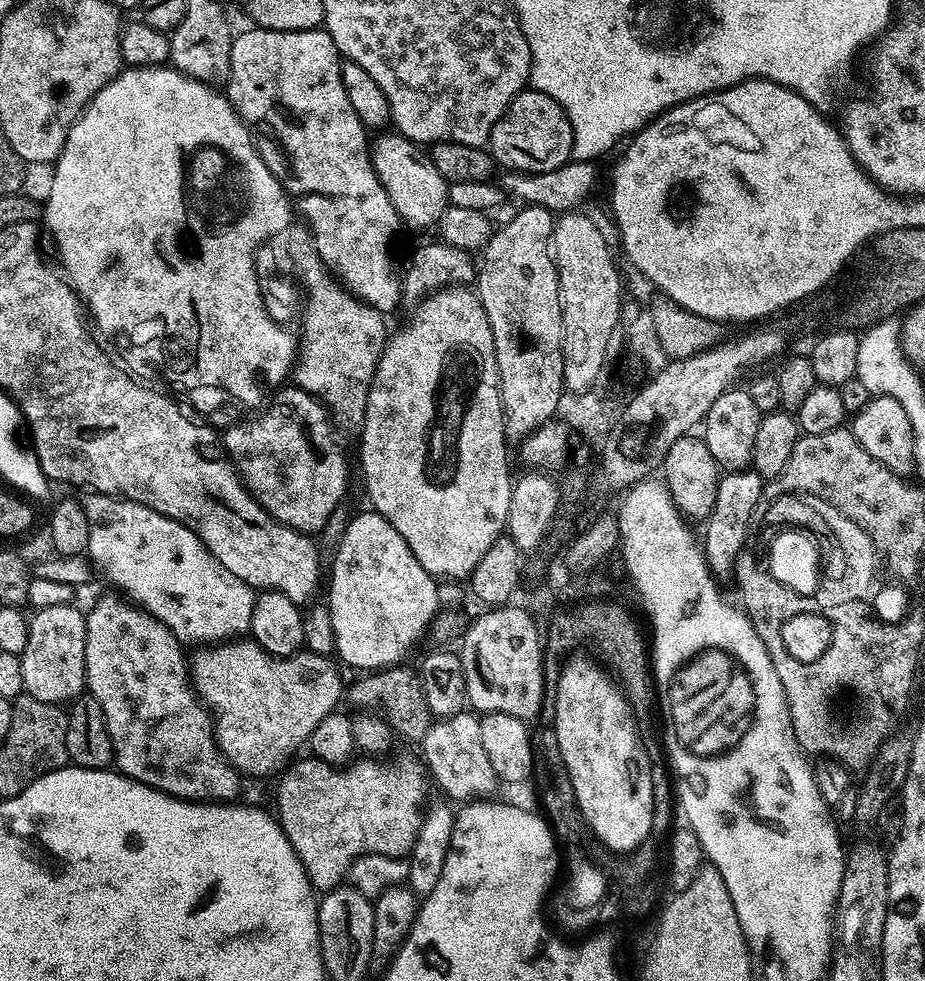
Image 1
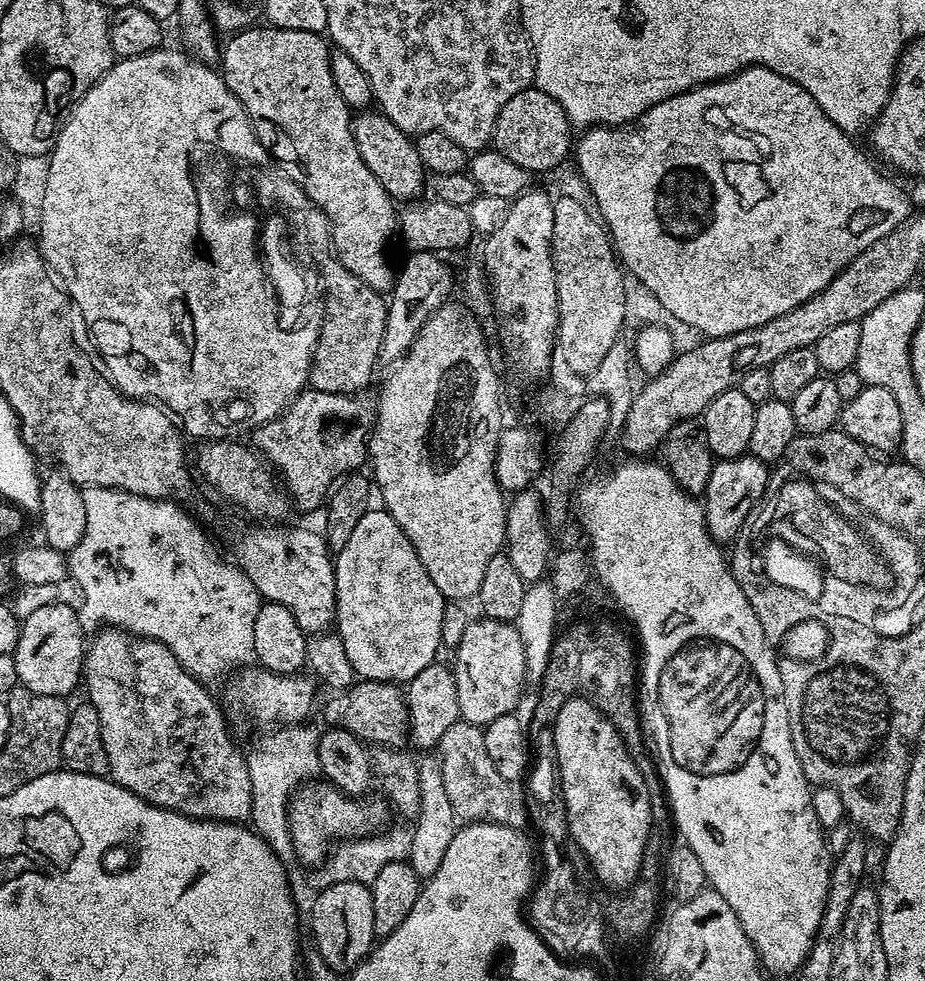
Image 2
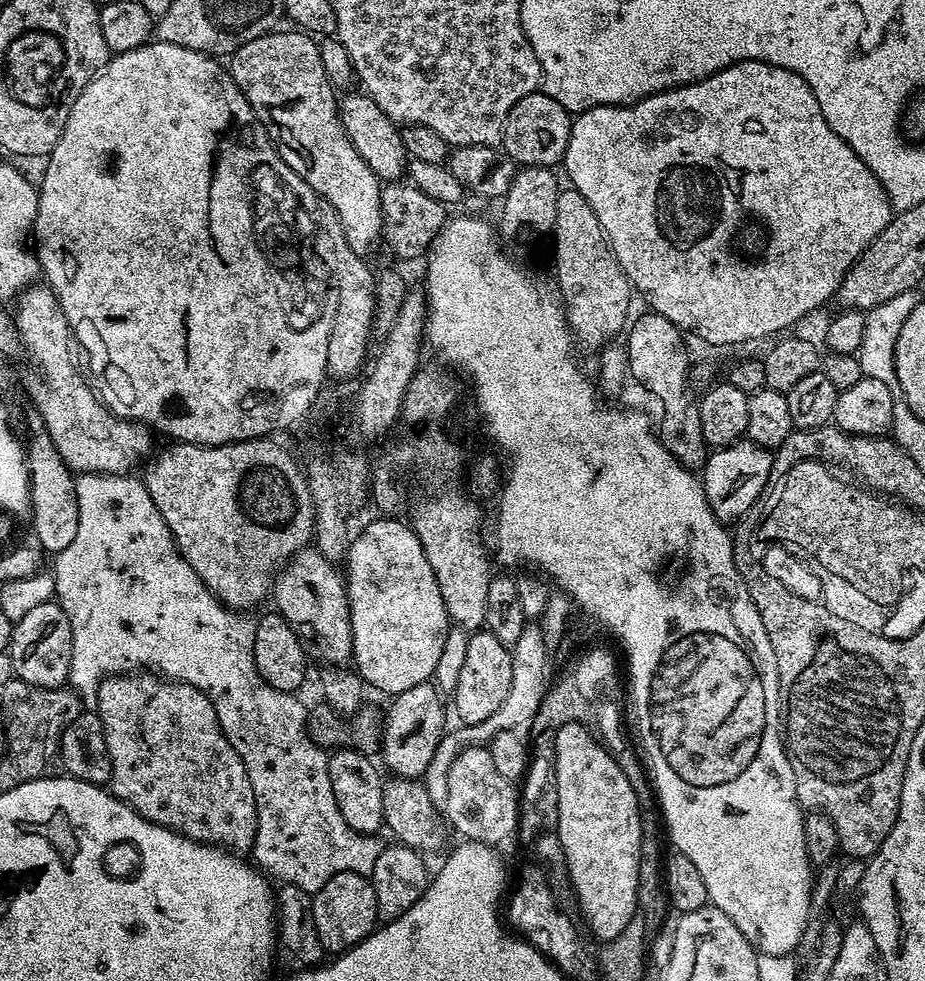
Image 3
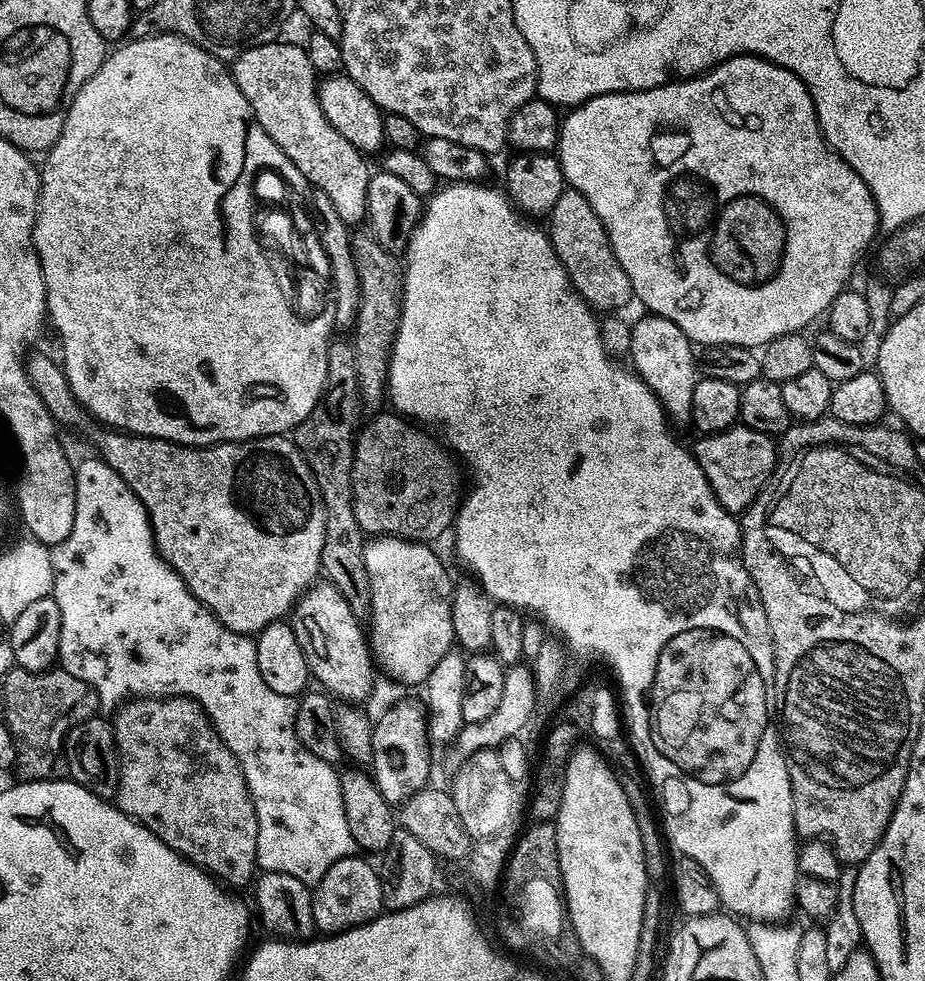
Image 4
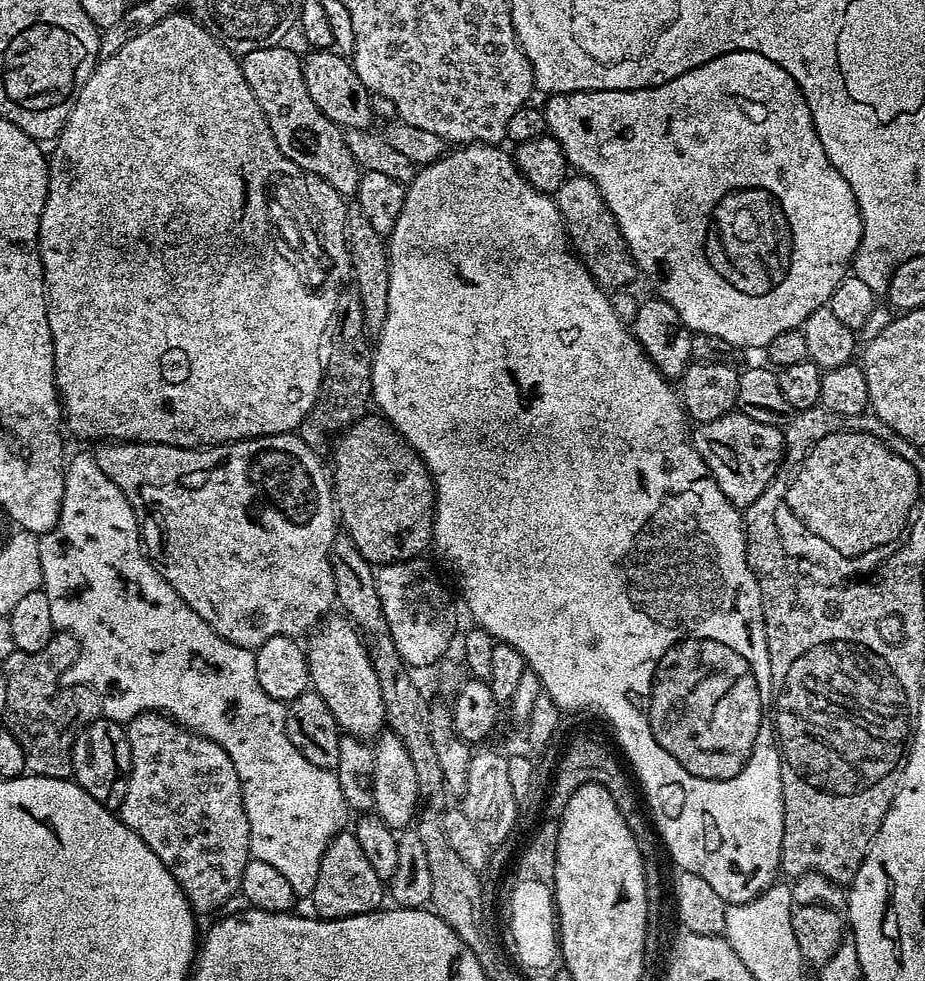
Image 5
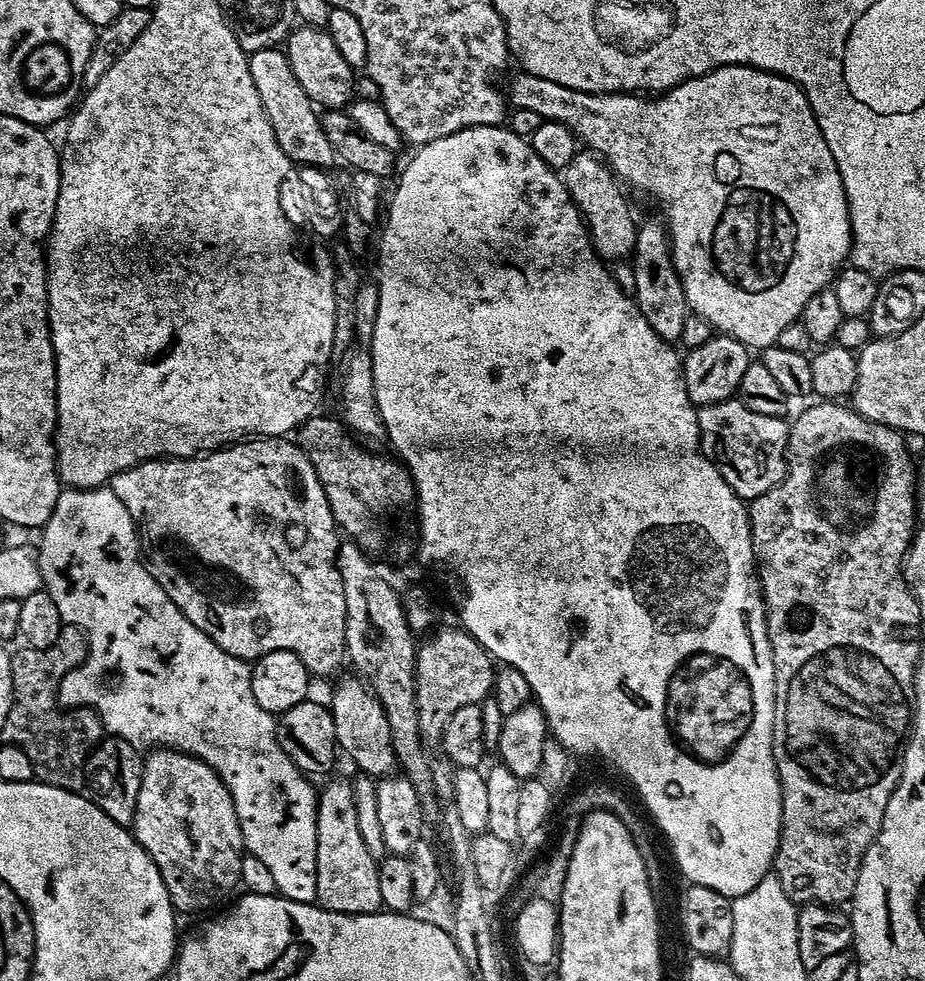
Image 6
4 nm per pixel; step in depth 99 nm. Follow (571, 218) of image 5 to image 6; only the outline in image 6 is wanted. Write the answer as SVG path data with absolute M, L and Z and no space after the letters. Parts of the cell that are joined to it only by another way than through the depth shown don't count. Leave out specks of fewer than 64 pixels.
M591 150L577 151L576 157L562 170L562 179L588 229L588 235L601 261L631 257L636 246L637 221L632 221L632 208L624 197L625 189L615 172Z

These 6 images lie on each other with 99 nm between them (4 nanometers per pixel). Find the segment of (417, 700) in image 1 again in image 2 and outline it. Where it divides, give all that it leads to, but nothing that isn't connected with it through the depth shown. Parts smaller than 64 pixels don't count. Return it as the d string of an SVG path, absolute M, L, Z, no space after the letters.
M360 680L353 682L344 691L337 691L324 708L327 723L333 728L341 728L363 740L365 745L400 746L408 735L408 701L395 683L387 680Z

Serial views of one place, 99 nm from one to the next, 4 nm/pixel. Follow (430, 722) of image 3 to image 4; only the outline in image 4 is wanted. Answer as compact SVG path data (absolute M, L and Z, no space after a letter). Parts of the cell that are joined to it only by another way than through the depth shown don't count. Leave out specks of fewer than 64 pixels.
M406 698L400 703L395 703L384 708L385 712L375 721L375 736L372 737L370 760L370 775L378 786L382 798L389 806L401 806L416 792L421 791L429 783L429 777L433 775L432 753L427 732L427 716L425 705L418 699Z

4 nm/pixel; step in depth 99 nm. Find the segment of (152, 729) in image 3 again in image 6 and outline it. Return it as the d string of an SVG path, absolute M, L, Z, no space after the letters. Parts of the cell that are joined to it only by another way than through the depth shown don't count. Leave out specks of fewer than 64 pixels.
M155 747L143 757L142 782L138 786L138 798L130 831L146 854L156 863L162 874L162 882L172 899L177 913L204 912L212 908L232 887L241 883L240 871L246 855L244 835L238 814L234 810L234 798L222 782L222 778L205 760L179 752L177 748Z

